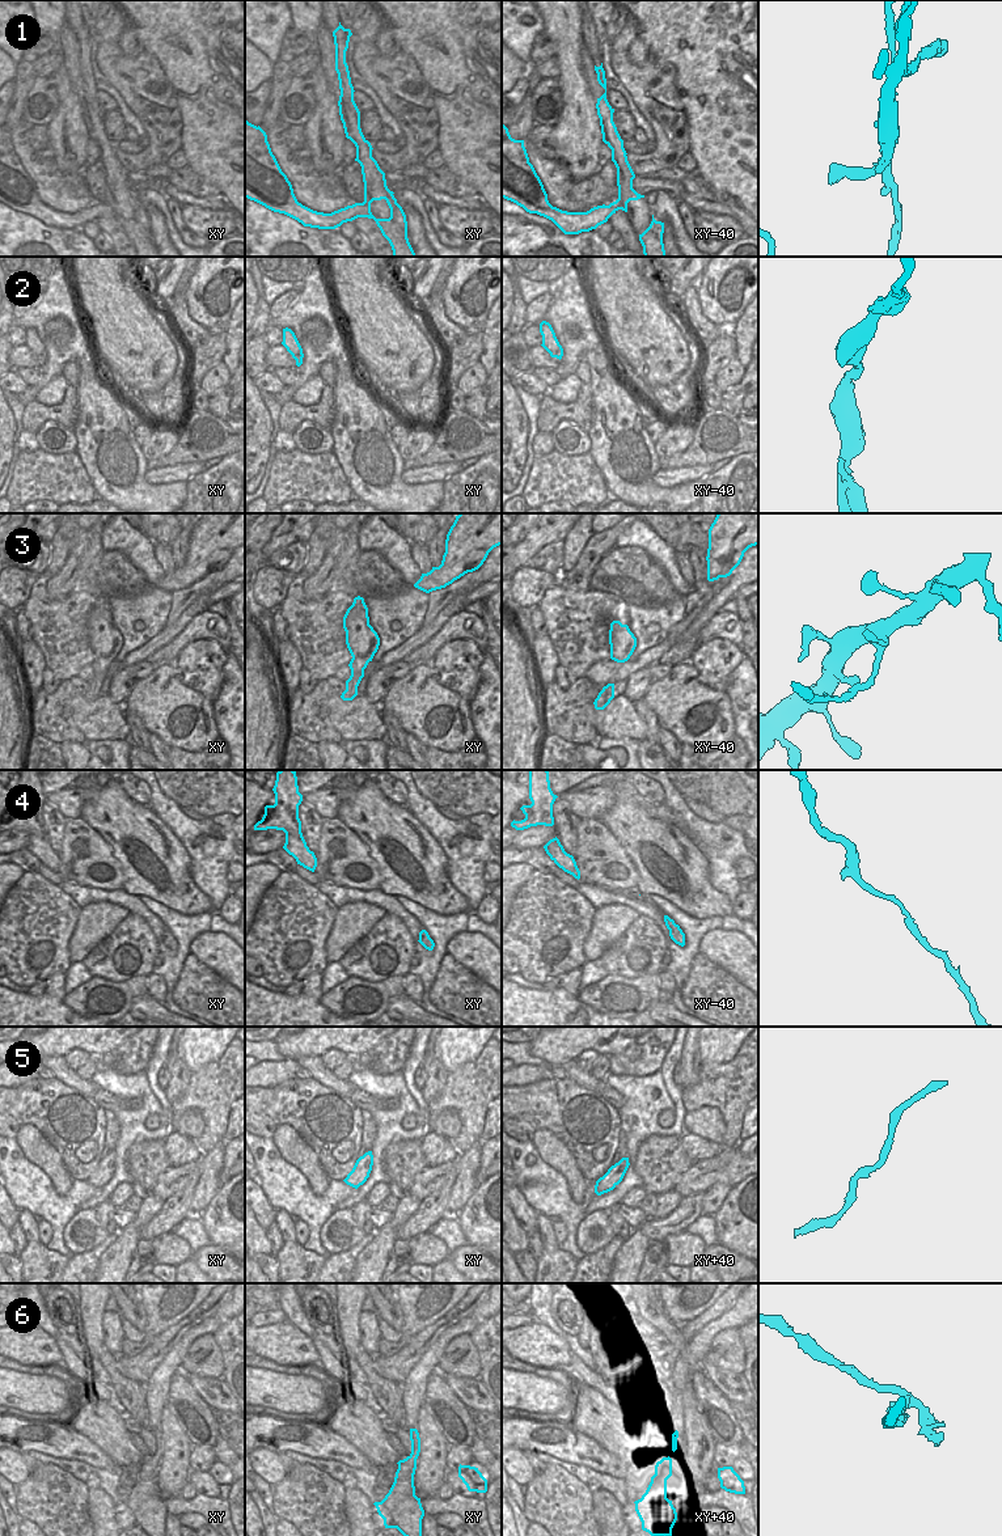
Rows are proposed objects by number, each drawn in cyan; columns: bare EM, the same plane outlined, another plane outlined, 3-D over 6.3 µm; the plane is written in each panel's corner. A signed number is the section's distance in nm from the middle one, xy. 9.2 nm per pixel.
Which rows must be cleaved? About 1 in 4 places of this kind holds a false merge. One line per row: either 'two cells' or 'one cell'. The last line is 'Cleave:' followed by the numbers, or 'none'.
1: two cells
2: one cell
3: two cells
4: one cell
5: two cells
6: two cells
Cleave: 1, 3, 5, 6

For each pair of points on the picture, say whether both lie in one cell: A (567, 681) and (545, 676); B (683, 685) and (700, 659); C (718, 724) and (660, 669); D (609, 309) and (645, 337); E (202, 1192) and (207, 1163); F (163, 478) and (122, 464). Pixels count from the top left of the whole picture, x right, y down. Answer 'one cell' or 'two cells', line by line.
A: two cells
B: two cells
C: two cells
D: one cell
E: one cell
F: two cells

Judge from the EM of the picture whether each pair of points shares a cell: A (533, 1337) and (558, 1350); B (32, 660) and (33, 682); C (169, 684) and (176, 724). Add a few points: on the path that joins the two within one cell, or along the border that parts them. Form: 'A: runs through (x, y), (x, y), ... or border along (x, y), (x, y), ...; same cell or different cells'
A: runs through (540, 1344), (545, 1349), (552, 1350); same cell
B: runs through (33, 665), (33, 677); same cell
C: runs through (169, 694), (169, 707), (176, 714); same cell

